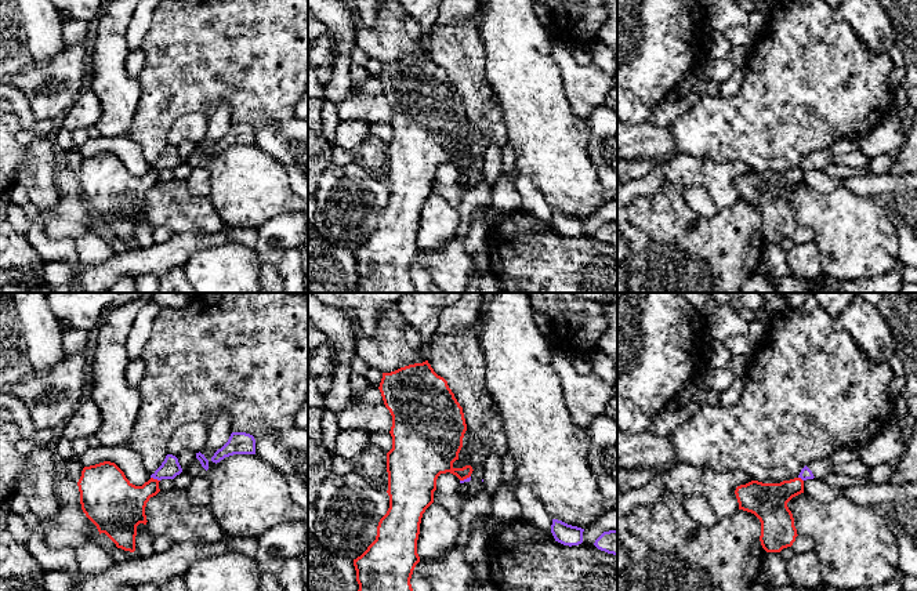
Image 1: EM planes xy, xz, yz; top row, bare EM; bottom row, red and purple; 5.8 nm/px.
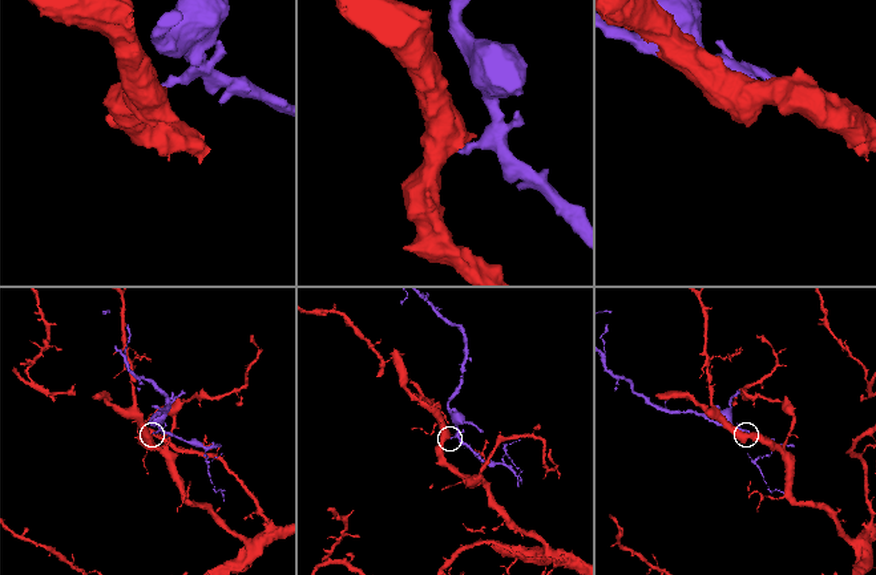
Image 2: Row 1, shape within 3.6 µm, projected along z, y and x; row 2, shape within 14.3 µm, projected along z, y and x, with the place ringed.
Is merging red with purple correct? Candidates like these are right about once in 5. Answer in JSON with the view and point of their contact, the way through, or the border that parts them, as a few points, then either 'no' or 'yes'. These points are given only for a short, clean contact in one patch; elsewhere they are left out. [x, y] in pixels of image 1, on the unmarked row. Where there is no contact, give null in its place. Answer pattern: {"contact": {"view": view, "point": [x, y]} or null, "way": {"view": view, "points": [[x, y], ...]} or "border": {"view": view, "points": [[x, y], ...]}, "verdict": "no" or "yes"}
{"contact": {"view": "xy", "point": [155, 170]}, "border": {"view": "xy", "points": [[151, 167], [159, 171]]}, "verdict": "no"}

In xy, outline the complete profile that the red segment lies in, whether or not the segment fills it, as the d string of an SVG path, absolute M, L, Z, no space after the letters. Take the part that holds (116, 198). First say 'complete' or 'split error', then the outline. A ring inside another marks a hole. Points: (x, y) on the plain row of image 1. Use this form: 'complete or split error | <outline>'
complete | M110 152L84 157L77 173L81 200L99 225L105 224L117 239L134 243L137 217L146 215L145 197L160 182L159 173L151 168L135 177Z

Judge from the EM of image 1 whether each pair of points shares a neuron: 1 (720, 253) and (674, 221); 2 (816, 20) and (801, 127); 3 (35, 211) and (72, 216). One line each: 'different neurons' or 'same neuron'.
1: same neuron
2: same neuron
3: same neuron

